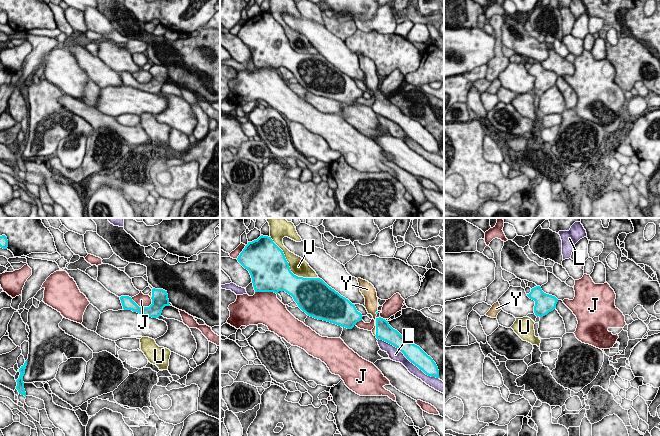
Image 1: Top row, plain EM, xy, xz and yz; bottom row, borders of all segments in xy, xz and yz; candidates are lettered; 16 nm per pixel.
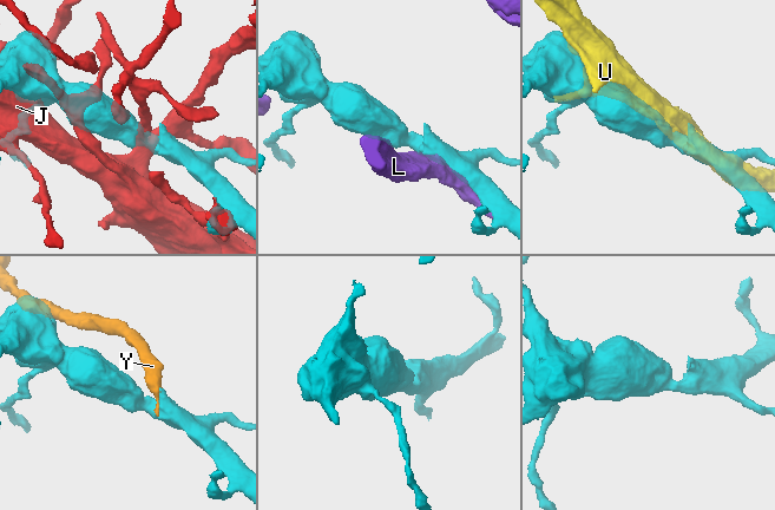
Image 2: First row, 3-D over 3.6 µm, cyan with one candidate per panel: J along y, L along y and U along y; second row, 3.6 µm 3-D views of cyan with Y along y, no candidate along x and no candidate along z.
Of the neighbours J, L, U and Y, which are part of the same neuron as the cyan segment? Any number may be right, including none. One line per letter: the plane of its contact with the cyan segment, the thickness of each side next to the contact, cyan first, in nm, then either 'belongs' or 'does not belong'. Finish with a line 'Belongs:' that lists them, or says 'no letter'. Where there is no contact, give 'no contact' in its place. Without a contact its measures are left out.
J: xy | 220/200 nm | does not belong
L: xz | 280/200 nm | does not belong
U: xz | 500/280 nm | does not belong
Y: xz | 280/100 nm | belongs
Belongs: Y

